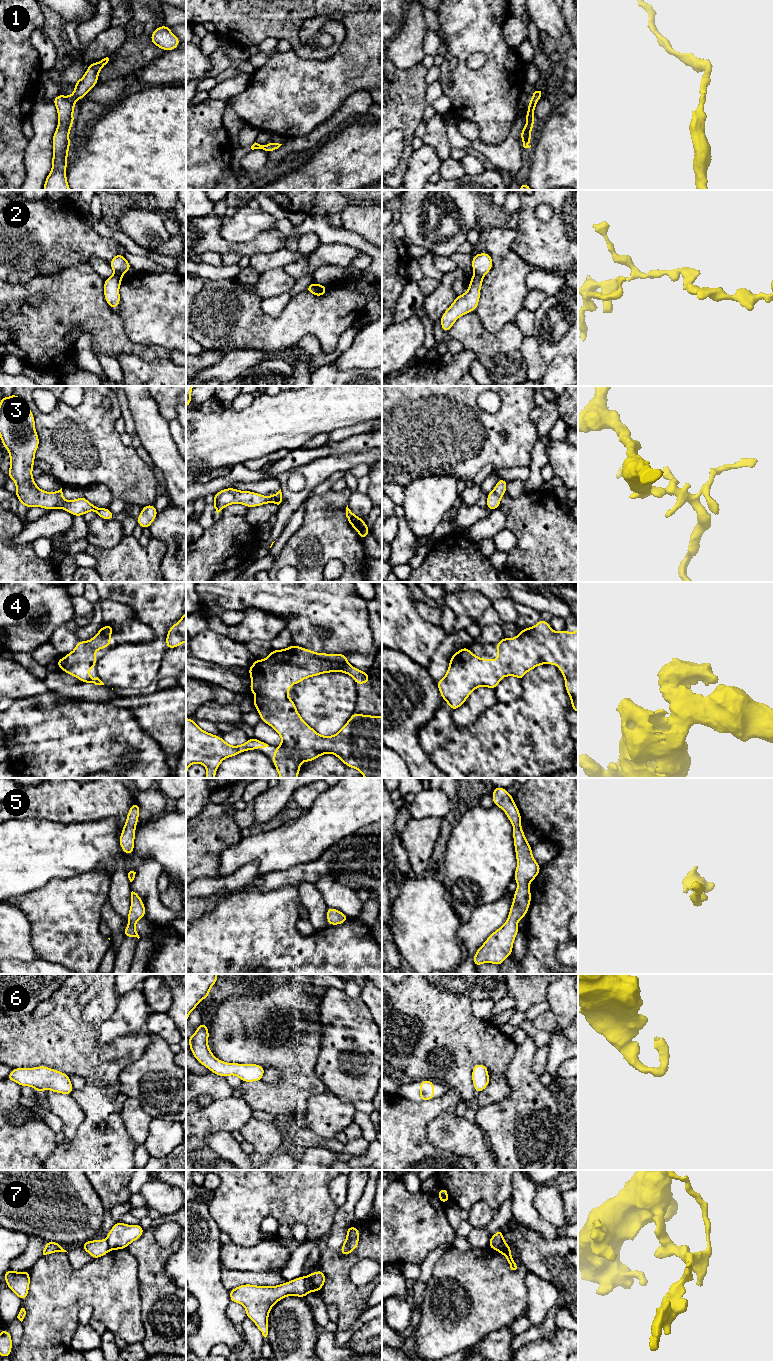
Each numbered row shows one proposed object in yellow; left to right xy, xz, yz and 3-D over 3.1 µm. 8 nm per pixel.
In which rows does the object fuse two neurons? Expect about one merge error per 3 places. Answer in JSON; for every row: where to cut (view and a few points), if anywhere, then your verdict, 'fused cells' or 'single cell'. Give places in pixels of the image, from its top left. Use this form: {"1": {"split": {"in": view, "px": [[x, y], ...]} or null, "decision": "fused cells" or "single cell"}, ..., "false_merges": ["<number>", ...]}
{"1": {"split": null, "decision": "single cell"}, "2": {"split": {"in": "yz", "px": [[475, 273], [483, 276]]}, "decision": "fused cells"}, "3": {"split": null, "decision": "single cell"}, "4": {"split": null, "decision": "single cell"}, "5": {"split": null, "decision": "single cell"}, "6": {"split": null, "decision": "single cell"}, "7": {"split": {"in": "xz", "px": [[304, 1277], [304, 1286], [308, 1292]]}, "decision": "fused cells"}, "false_merges": ["2", "7"]}

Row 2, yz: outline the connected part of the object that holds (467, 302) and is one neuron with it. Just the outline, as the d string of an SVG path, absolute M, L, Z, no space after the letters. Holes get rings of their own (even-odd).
M475 274L470 278L469 289L464 294L456 296L451 306L443 313L440 320L443 332L449 332L459 317L477 308L482 284L483 276Z

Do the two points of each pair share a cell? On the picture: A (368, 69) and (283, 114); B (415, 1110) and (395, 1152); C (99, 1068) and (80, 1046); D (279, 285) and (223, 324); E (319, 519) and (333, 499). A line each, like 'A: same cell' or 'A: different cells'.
A: same cell
B: same cell
C: same cell
D: different cells
E: same cell

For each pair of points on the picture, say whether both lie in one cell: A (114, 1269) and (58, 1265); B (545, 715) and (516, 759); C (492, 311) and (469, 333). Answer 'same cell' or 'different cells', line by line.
A: same cell
B: same cell
C: different cells

